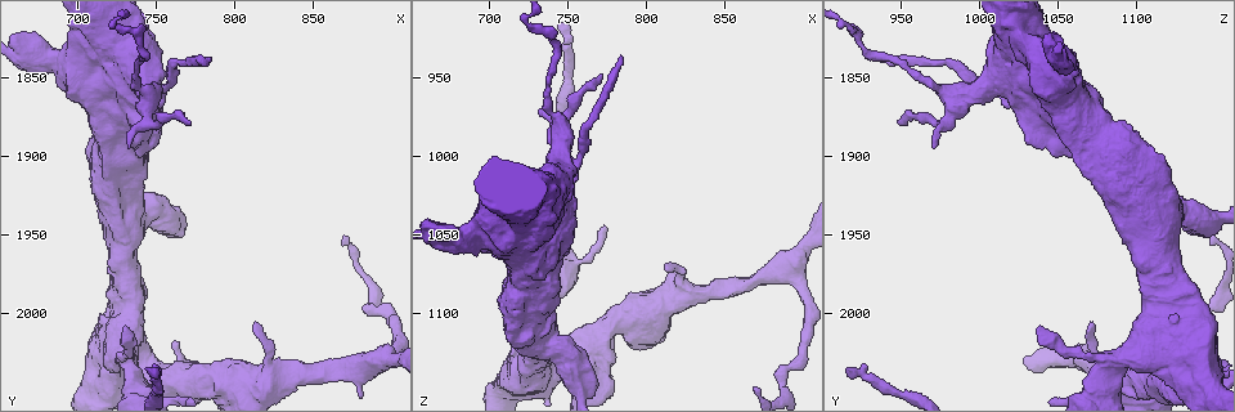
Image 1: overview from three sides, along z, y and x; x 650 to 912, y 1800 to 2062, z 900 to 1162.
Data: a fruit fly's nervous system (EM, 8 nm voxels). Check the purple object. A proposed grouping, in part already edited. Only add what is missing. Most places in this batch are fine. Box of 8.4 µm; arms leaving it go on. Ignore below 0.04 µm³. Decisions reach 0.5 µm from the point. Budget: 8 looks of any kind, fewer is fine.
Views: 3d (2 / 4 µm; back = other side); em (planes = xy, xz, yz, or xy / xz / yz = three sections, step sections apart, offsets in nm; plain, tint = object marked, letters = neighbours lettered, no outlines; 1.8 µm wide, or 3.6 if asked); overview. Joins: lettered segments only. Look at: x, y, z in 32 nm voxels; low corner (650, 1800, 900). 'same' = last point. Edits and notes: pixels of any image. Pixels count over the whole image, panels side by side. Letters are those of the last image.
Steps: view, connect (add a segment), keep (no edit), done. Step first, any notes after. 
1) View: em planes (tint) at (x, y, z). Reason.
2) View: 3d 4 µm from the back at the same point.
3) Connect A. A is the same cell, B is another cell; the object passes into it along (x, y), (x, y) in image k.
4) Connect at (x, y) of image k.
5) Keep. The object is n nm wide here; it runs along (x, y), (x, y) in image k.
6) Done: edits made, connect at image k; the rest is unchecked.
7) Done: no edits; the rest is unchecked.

View: em 3.6 µm yz step 4 (letters) at (728, 2010, 1038). An open end.

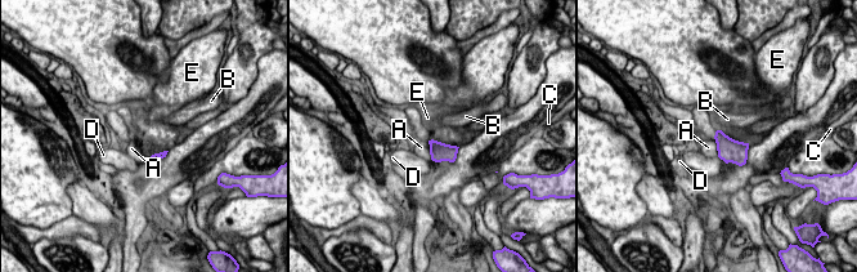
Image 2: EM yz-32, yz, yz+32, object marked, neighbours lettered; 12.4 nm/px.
View: em 3.6 µm xy step 8 (letters) at the same point. Cut it another way.

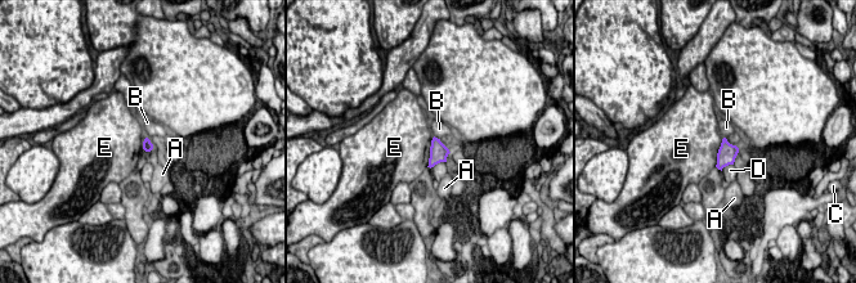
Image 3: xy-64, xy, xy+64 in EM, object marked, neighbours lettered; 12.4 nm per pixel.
Keep. The longest contact is with E, 400 nm; A, B, C, D and E are other cells; a border runs along (434, 136), (426, 166) in image 3; none of them fits.

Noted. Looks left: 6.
View: 3d 4 µm at (686, 1840, 1050). Thick turns thin.

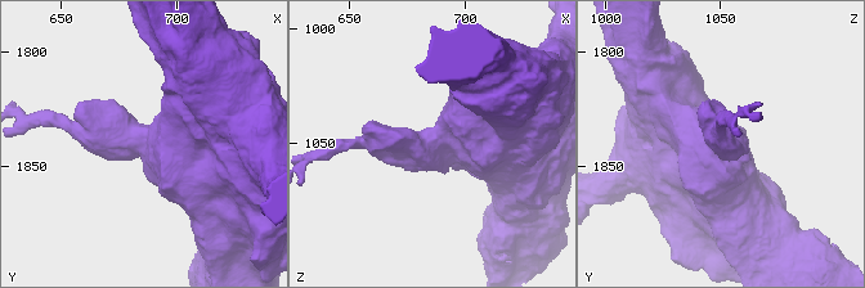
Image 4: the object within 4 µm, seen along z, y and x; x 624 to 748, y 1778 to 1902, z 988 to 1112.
View: em 3.6 µm planes (letters) at (684, 1840, 1052). Shape alone is not enough.

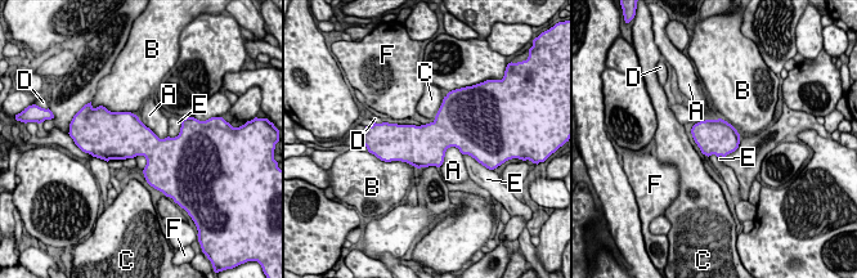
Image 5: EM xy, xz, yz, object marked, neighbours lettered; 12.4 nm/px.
Keep. A, B, C, D, E and F are other cells; a border runs along (180, 126), (176, 135), (169, 137) in image 5; none of them fits.

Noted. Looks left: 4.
View: 3d 2 µm at (784, 1840, 936). Thin end.

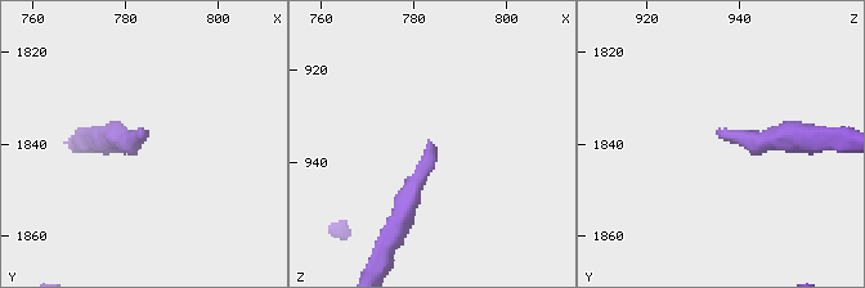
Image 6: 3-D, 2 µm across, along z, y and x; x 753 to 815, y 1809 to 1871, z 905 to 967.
View: em 3.6 µm planes (letters) at (783, 1838, 936).

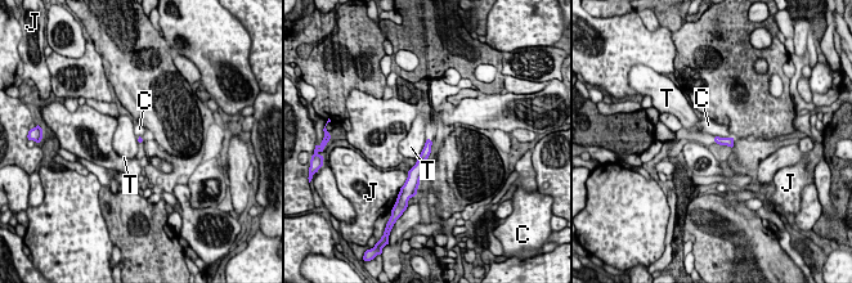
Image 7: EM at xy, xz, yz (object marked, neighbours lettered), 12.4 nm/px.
Keep. C, J and T are other cells; a border runs along (426, 142), (417, 158) in image 7; none of them fits.

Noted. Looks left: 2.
Done: no edits; the rest is unchecked.

